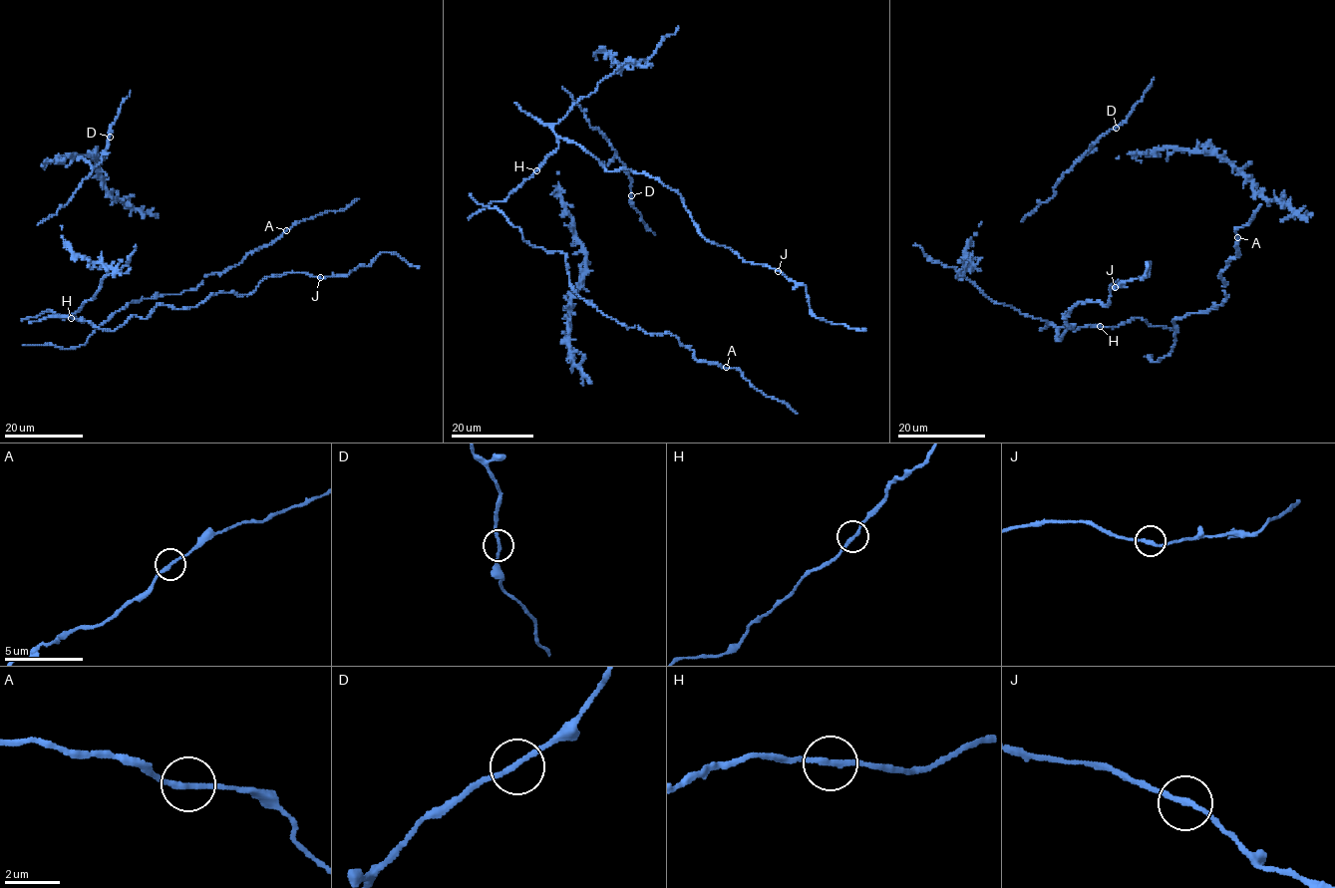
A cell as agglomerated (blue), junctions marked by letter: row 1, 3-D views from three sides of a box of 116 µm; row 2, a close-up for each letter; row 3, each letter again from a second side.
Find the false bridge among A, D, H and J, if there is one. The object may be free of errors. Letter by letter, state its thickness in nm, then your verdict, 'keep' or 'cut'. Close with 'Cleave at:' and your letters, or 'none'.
A: 200 nm thick; keep
D: 190 nm thick; keep
H: 200 nm thick; keep
J: 200 nm thick; keep
Cleave at: none

